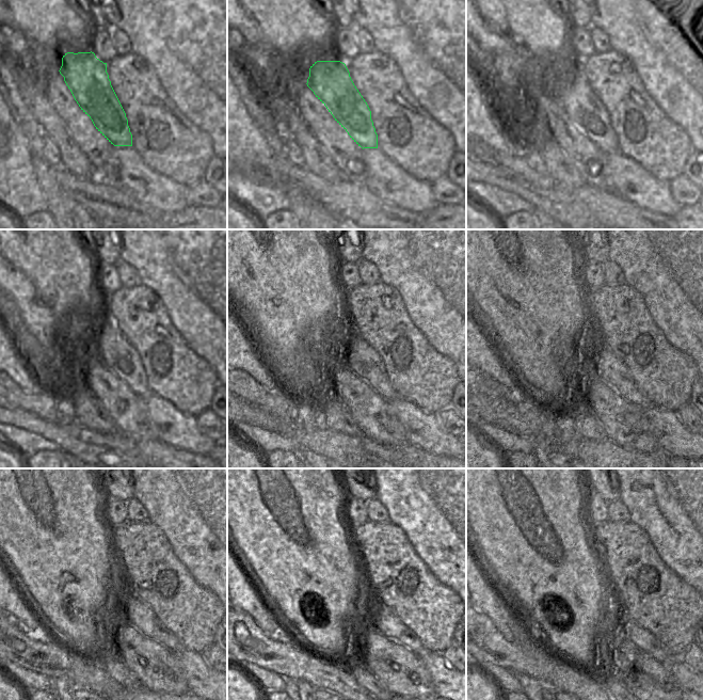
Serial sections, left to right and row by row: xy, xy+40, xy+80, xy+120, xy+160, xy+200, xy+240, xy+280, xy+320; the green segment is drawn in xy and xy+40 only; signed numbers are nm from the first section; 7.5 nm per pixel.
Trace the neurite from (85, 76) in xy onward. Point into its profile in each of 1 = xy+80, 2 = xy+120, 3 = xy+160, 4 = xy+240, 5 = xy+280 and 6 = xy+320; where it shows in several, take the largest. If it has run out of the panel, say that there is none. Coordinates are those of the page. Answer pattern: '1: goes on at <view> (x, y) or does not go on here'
1: goes on at xy+80 (579, 101)
2: goes on at xy+120 (113, 349)
3: goes on at xy+160 (363, 360)
4: goes on at xy+240 (137, 613)
5: goes on at xy+280 (385, 620)
6: goes on at xy+320 (640, 637)

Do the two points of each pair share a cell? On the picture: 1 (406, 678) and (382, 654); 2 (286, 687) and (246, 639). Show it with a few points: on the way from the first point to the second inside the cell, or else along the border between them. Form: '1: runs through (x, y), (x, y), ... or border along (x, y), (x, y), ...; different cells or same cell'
1: runs through (400, 671), (395, 666), (390, 666), (387, 661); same cell
2: border along (250, 663), (296, 680); different cells

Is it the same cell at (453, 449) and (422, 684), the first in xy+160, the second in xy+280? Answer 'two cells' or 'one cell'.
two cells

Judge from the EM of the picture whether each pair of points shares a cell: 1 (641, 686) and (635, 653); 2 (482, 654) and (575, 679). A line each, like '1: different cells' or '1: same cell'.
1: same cell
2: same cell

